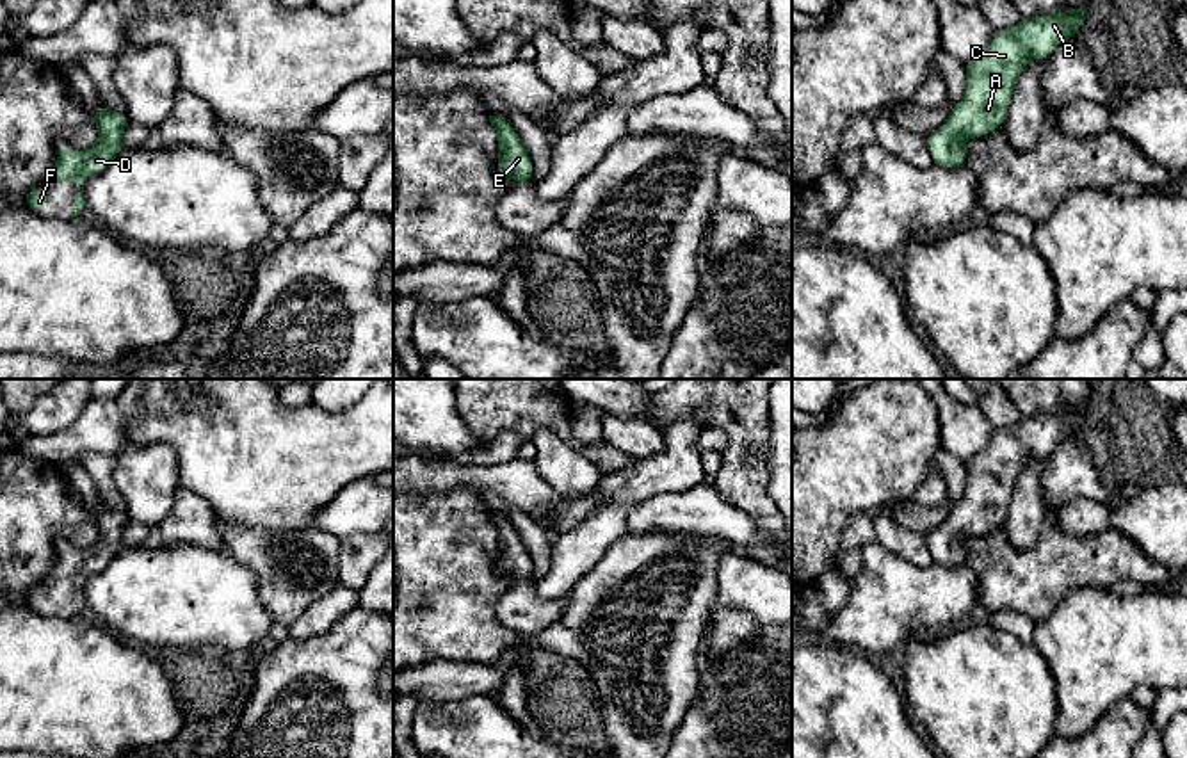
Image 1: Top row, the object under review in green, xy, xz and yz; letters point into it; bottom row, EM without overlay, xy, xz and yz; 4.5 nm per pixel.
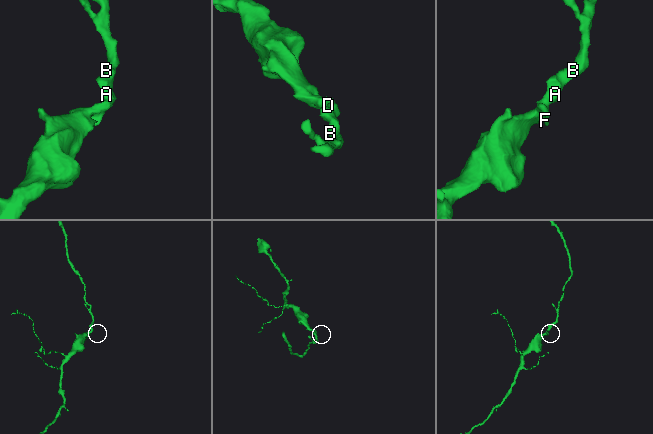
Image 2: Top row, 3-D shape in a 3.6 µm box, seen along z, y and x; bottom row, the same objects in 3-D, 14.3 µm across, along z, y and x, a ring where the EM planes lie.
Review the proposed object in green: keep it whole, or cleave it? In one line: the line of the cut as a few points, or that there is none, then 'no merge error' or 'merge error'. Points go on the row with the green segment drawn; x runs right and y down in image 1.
cut none; no merge error

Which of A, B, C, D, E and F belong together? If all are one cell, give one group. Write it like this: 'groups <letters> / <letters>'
groups A B C D E F

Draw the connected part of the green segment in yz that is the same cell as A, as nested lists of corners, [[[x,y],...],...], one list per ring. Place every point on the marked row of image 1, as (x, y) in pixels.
[[[1087,9],[1023,18],[1016,27],[997,32],[989,48],[965,64],[961,101],[943,126],[925,137],[936,165],[966,164],[965,141],[1002,126],[1021,68],[1046,59],[1061,43],[1073,39],[1087,18]]]

